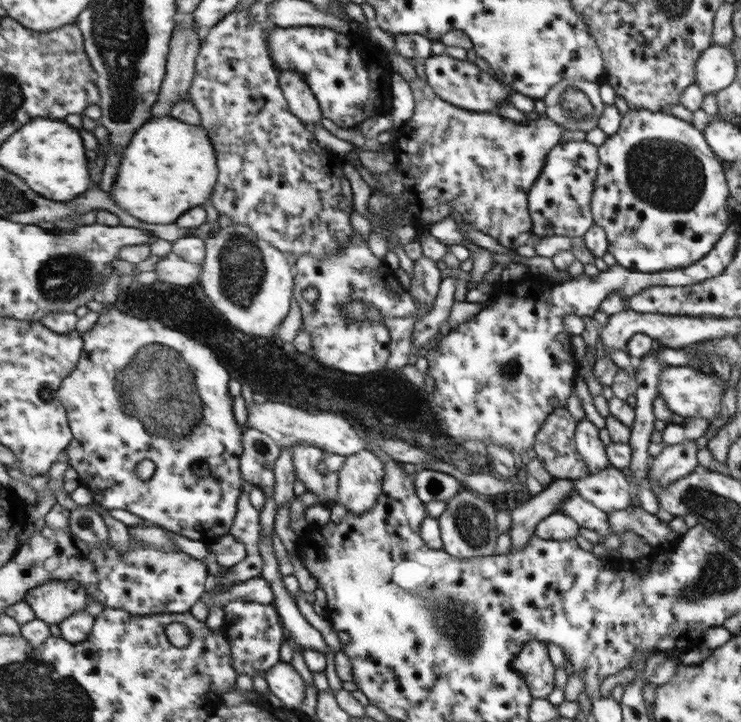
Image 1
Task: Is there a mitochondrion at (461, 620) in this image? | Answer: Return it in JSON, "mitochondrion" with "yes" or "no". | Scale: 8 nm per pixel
{"mitochondrion":"yes"}

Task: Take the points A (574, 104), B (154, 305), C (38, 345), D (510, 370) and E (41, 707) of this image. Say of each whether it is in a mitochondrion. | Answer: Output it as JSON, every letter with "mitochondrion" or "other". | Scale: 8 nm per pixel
{"A":"mitochondrion","B":"other","C":"other","D":"mitochondrion","E":"mitochondrion"}

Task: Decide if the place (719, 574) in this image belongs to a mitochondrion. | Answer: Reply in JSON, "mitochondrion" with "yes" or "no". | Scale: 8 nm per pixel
{"mitochondrion":"yes"}

